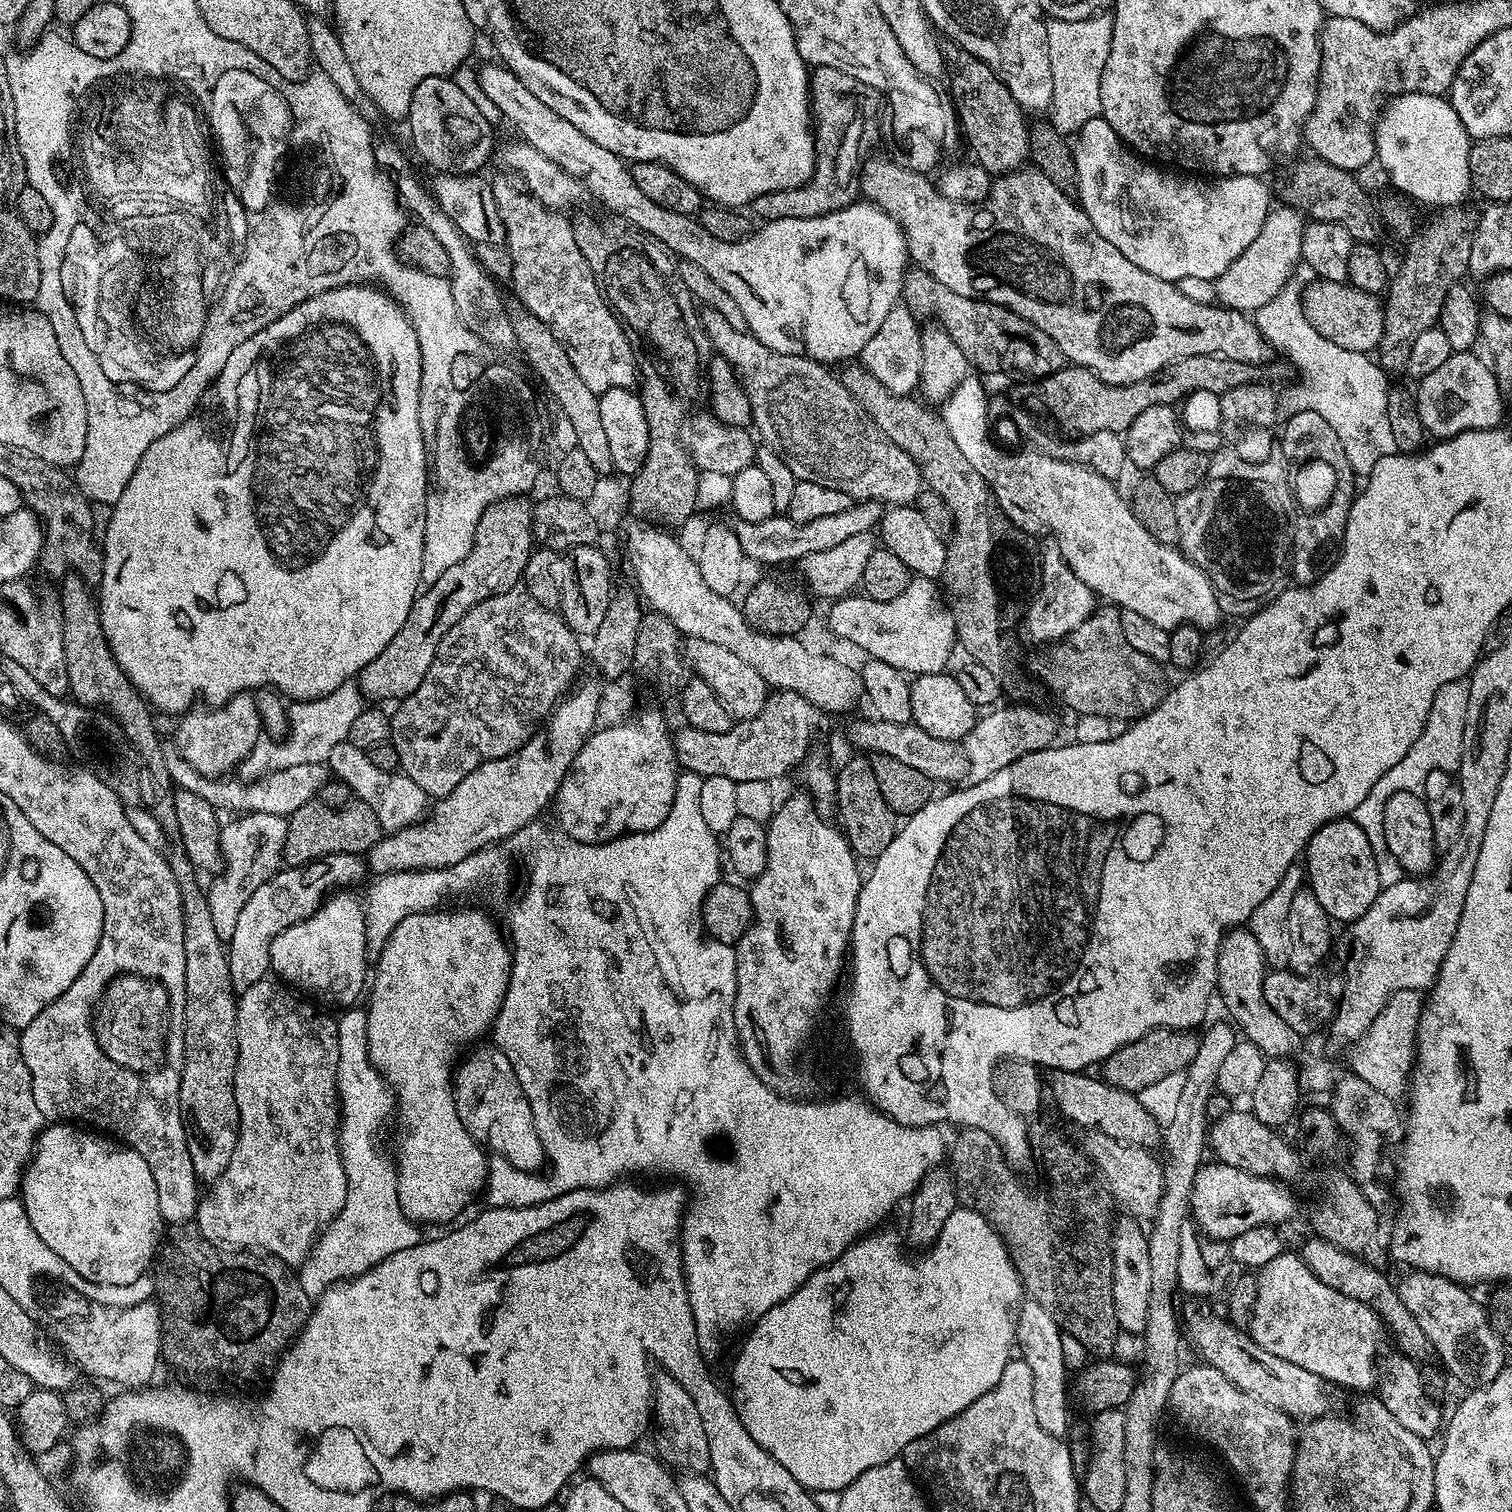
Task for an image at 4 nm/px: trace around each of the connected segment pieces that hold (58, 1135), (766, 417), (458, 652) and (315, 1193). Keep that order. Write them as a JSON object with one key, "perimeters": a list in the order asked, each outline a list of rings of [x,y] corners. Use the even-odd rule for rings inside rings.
{"perimeters":[[[[68,1122],[49,1123],[36,1140],[19,1195],[38,1238],[69,1264],[79,1279],[106,1286],[130,1286],[130,1282],[142,1278],[153,1267],[162,1243],[158,1186],[146,1158],[133,1148],[118,1146],[107,1135],[81,1130]]],[[[714,310],[703,313],[702,323],[715,355],[726,358],[726,362],[734,366],[750,398],[752,424],[758,436],[760,431],[759,439],[783,458],[786,466],[794,470],[797,480],[818,482],[818,486],[842,490],[842,494],[851,496],[856,502],[879,500],[892,506],[908,506],[915,501],[922,491],[922,481],[914,458],[910,458],[906,450],[902,450],[897,444],[890,442],[886,434],[882,434],[878,425],[868,417],[867,410],[854,399],[850,390],[846,390],[846,386],[842,386],[835,371],[829,370],[819,360],[809,360],[807,356],[778,354],[770,350],[770,346],[762,346],[762,342],[758,342],[758,338],[754,338],[751,332],[732,328],[730,322],[726,322],[726,318],[722,318]]],[[[523,587],[478,602],[441,638],[421,685],[391,713],[390,742],[400,755],[399,771],[413,779],[428,798],[439,798],[450,794],[470,770],[516,752],[537,733],[577,679],[580,643],[581,637],[568,628],[559,611],[542,606]]],[[[271,979],[259,980],[250,990],[239,993],[236,1002],[236,1037],[238,1038],[238,1066],[234,1078],[234,1094],[238,1098],[238,1114],[240,1115],[240,1133],[238,1146],[234,1146],[234,1155],[230,1158],[230,1166],[211,1185],[212,1192],[200,1200],[196,1209],[194,1223],[204,1235],[205,1240],[217,1246],[227,1246],[232,1250],[247,1250],[265,1256],[275,1256],[282,1263],[299,1266],[306,1257],[312,1254],[312,1246],[316,1243],[321,1232],[331,1224],[333,1218],[342,1210],[346,1202],[346,1170],[342,1166],[340,1157],[340,1110],[336,1094],[336,1075],[338,1074],[338,1034],[336,1033],[336,1020],[328,1017],[315,1003],[307,1004],[299,995],[293,994],[287,987],[279,983],[271,984]],[[276,1184],[288,1184],[288,1200],[280,1193]],[[288,1204],[288,1228],[259,1228],[260,1220],[256,1215],[260,1207],[284,1208]]]]}

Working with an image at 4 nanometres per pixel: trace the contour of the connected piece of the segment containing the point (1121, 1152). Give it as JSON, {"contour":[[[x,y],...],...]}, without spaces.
{"contour":[[[1095,1130],[1089,1131],[1087,1155],[1093,1165],[1098,1169],[1099,1175],[1103,1177],[1108,1185],[1112,1199],[1117,1205],[1125,1208],[1129,1217],[1141,1222],[1151,1221],[1162,1201],[1163,1170],[1164,1165],[1160,1160],[1156,1161],[1151,1156],[1147,1147],[1138,1144],[1123,1144],[1121,1140],[1110,1138],[1106,1134]]]}

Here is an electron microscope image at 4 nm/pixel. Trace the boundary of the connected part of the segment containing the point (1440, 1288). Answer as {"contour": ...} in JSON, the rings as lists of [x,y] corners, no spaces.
{"contour":[[[1408,1270],[1405,1276],[1398,1280],[1398,1291],[1402,1300],[1402,1306],[1410,1310],[1418,1326],[1422,1326],[1422,1331],[1426,1338],[1430,1338],[1432,1351],[1438,1357],[1439,1363],[1446,1369],[1449,1377],[1460,1384],[1465,1384],[1465,1389],[1480,1388],[1483,1384],[1489,1384],[1500,1372],[1505,1371],[1504,1352],[1506,1345],[1500,1341],[1498,1334],[1488,1321],[1488,1310],[1483,1303],[1480,1304],[1471,1296],[1469,1289],[1465,1285],[1456,1283],[1455,1279],[1439,1276],[1436,1270]]]}

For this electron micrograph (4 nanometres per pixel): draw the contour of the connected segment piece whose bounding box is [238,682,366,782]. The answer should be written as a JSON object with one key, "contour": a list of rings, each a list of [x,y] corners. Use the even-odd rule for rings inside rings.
{"contour":[[[352,682],[338,686],[338,690],[330,690],[330,694],[322,698],[295,701],[287,709],[287,732],[282,738],[261,738],[254,746],[254,750],[250,750],[250,754],[246,754],[244,761],[238,765],[239,779],[245,782],[257,780],[268,772],[286,770],[286,766],[302,766],[302,762],[325,763],[330,750],[336,744],[347,741],[354,718],[362,714],[365,706],[366,699],[363,693]]]}

